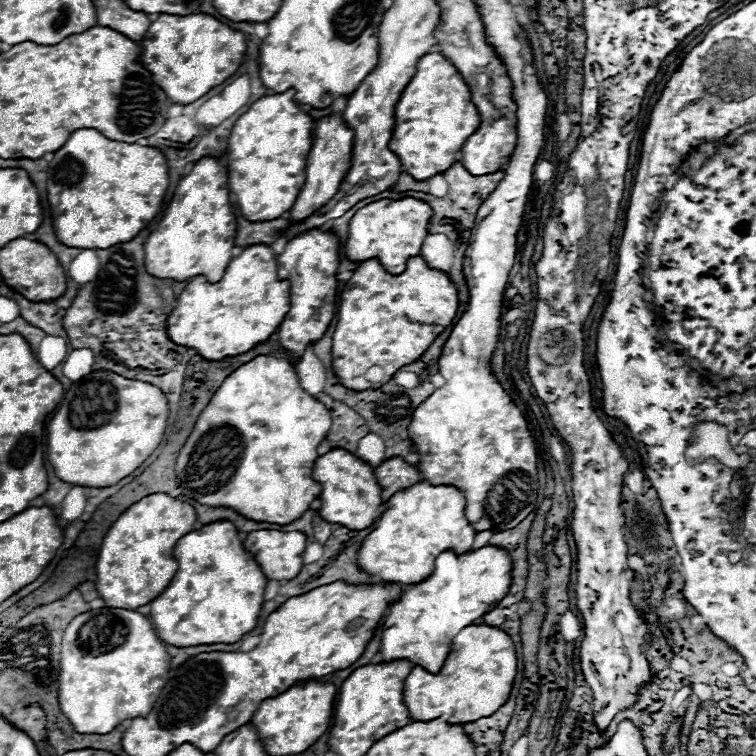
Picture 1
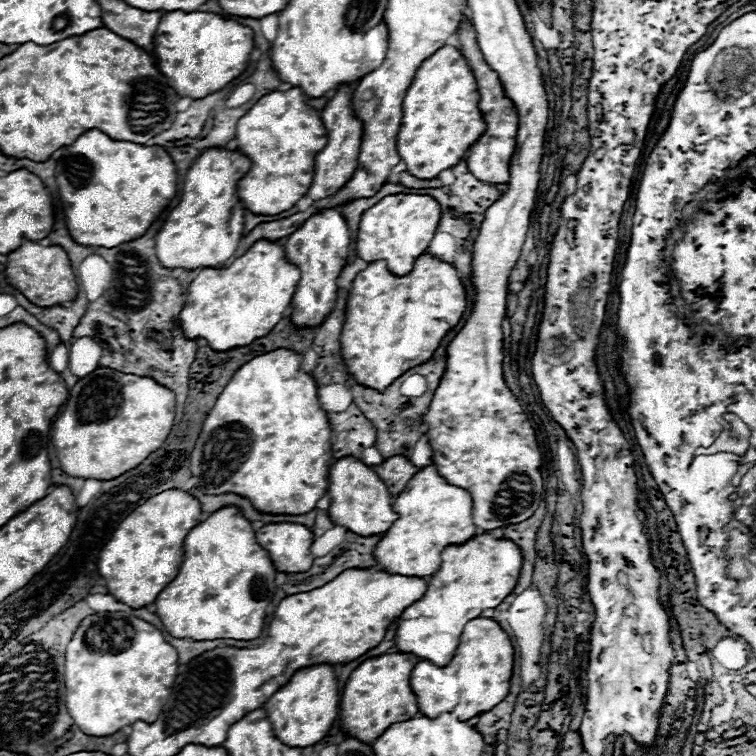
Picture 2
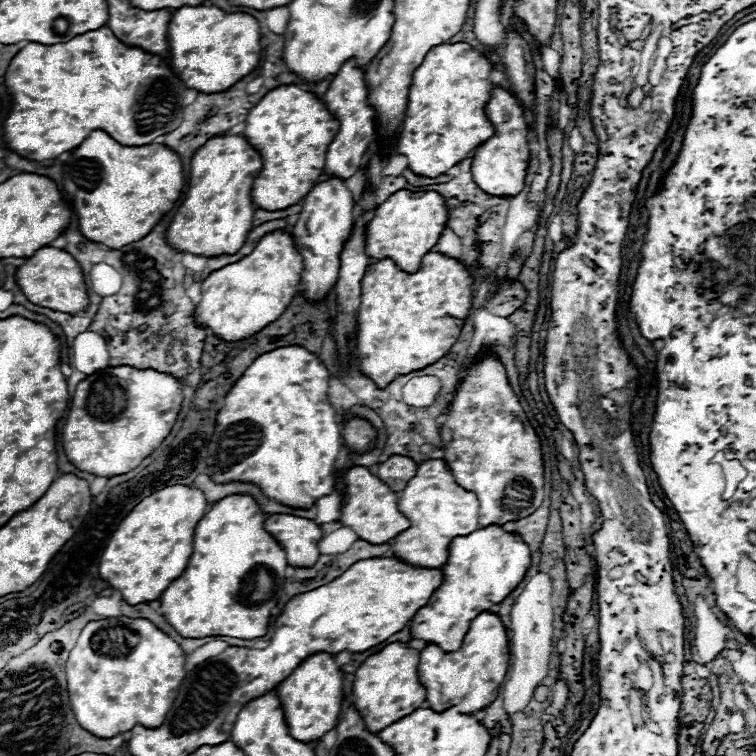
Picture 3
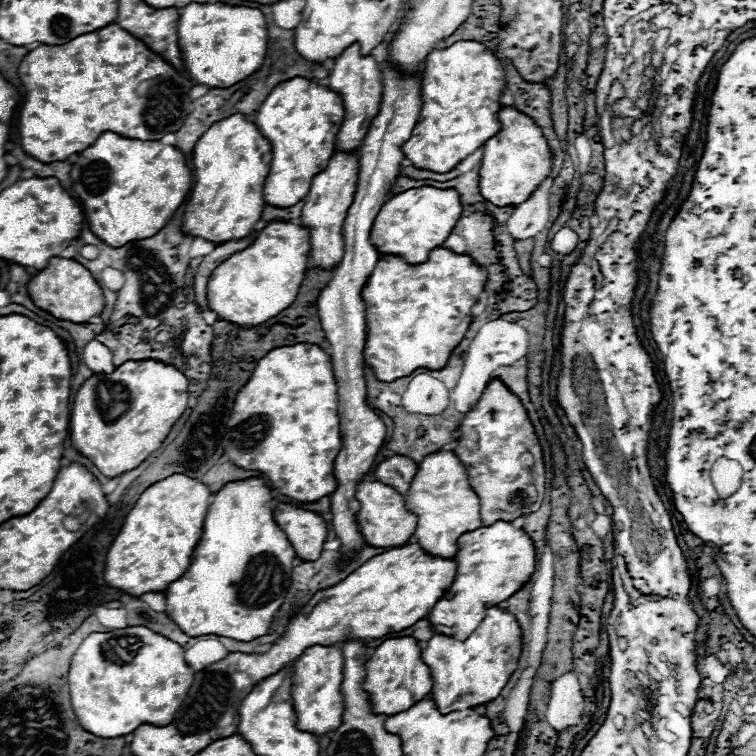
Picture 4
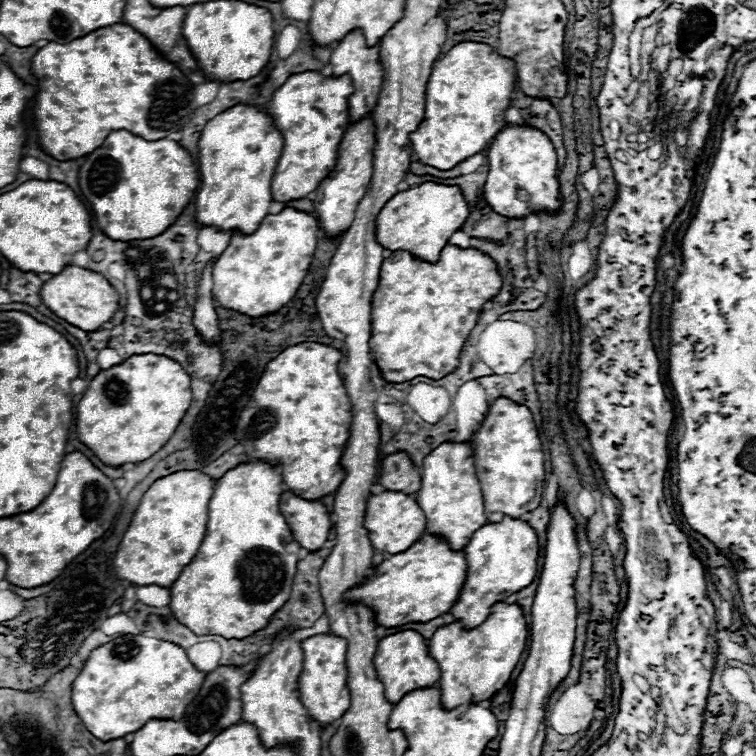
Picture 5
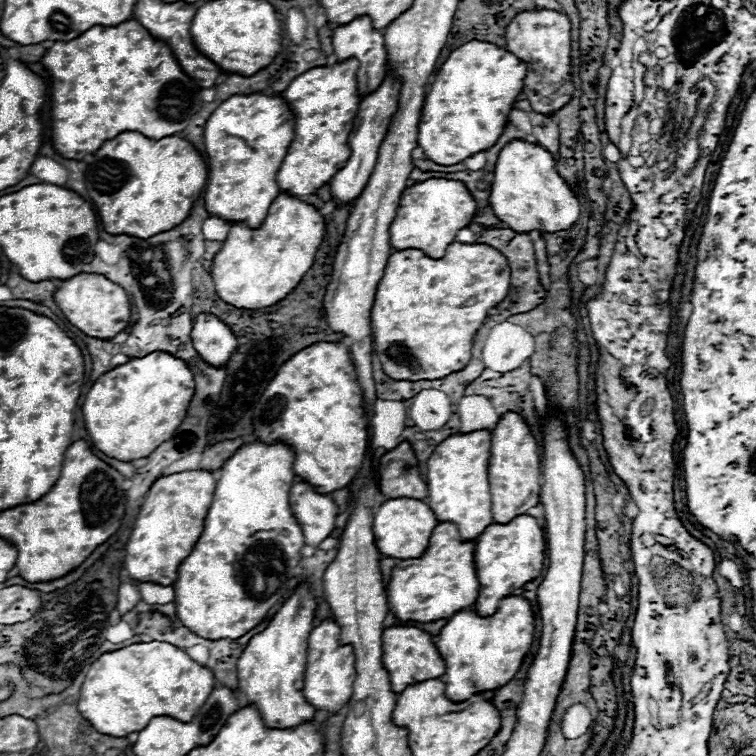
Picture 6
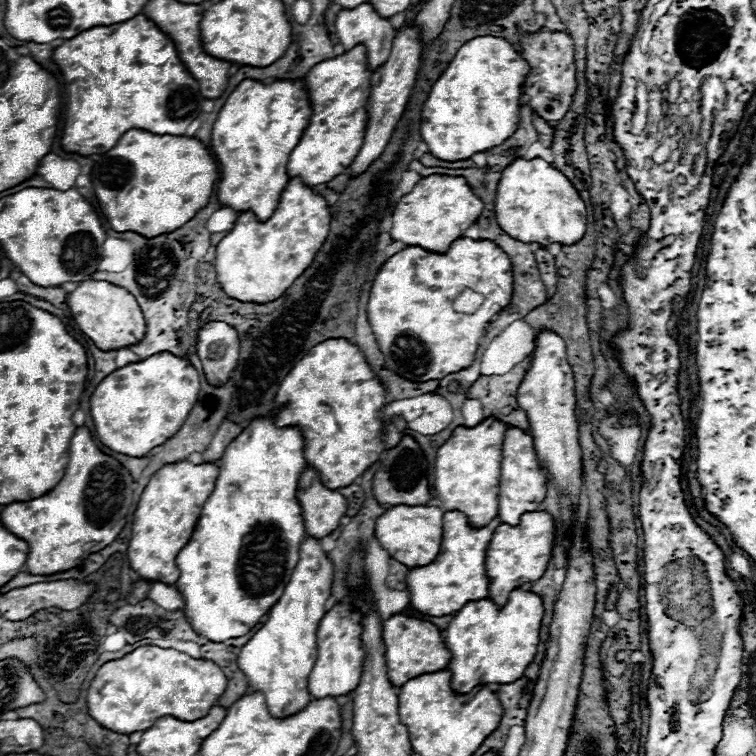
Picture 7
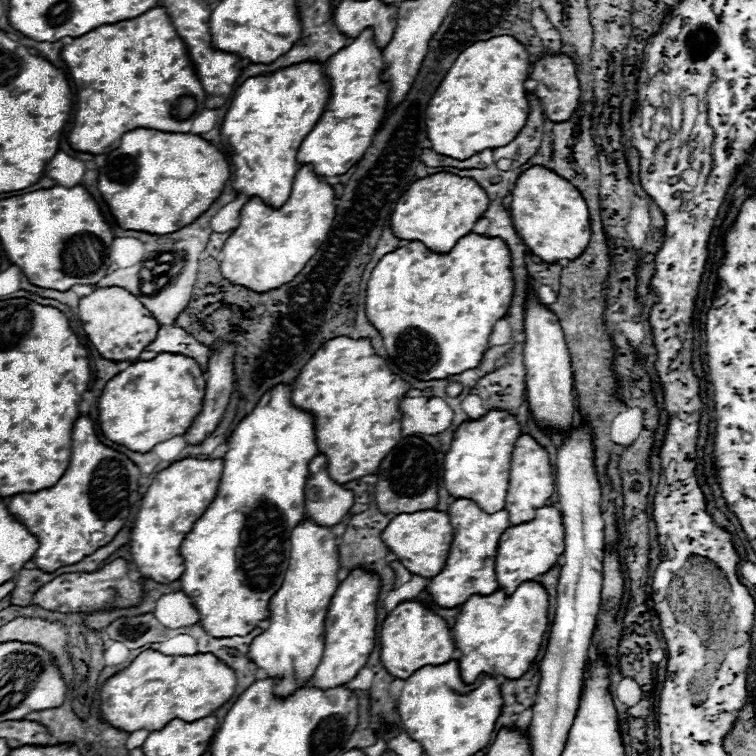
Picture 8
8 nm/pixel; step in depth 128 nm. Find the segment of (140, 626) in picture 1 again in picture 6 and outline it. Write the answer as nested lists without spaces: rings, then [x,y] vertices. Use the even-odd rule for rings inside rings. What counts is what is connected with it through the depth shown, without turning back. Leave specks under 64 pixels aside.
[[[142,642],[132,644],[116,652],[102,654],[88,670],[86,680],[80,688],[78,712],[100,732],[108,736],[128,736],[130,732],[144,730],[154,716],[170,716],[180,722],[190,722],[198,710],[204,706],[214,688],[212,672],[194,662],[182,648],[168,642]]]

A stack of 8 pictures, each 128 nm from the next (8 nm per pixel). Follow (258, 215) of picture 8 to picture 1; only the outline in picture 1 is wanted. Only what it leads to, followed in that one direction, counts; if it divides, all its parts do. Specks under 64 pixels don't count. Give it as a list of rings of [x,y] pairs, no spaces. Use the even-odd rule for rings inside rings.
[[[254,244],[248,246],[240,256],[232,258],[222,280],[220,282],[208,282],[204,276],[196,276],[186,284],[182,294],[178,296],[176,308],[172,310],[168,318],[168,336],[172,342],[196,348],[198,354],[202,354],[206,360],[222,360],[226,356],[236,356],[252,350],[256,344],[268,340],[278,324],[282,324],[284,316],[290,308],[290,284],[288,280],[278,280],[278,264],[276,254],[270,246]]]

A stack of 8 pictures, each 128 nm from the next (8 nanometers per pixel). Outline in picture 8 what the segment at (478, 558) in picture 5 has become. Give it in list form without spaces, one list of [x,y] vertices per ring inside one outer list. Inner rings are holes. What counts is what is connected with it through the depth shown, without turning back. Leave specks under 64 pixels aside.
[[[542,506],[536,510],[536,518],[518,526],[510,526],[498,546],[496,554],[496,576],[500,588],[512,594],[522,582],[534,580],[558,564],[558,556],[564,552],[564,524],[562,512],[554,506]]]

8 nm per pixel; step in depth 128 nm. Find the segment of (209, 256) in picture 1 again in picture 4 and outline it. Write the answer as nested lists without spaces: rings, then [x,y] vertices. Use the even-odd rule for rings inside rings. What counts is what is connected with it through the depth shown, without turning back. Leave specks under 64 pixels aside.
[[[244,114],[228,116],[228,120],[218,120],[196,142],[192,164],[194,164],[194,188],[192,188],[192,196],[188,198],[184,218],[182,218],[182,230],[186,234],[200,236],[216,244],[224,244],[228,240],[240,240],[252,234],[254,224],[260,220],[262,210],[266,208],[262,192],[264,192],[264,182],[272,164],[272,146],[262,136],[258,126],[250,122]]]

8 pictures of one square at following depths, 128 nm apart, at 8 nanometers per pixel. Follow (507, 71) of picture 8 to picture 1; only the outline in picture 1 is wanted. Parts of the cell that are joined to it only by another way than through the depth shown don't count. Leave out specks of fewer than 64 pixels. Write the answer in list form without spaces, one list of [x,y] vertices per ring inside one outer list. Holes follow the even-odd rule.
[[[440,52],[426,54],[418,60],[416,64],[416,74],[412,76],[410,84],[404,88],[398,104],[396,104],[396,124],[394,124],[394,134],[392,140],[388,142],[388,148],[400,158],[404,172],[408,172],[416,180],[428,180],[444,170],[448,170],[452,164],[456,164],[458,152],[464,146],[464,140],[476,132],[480,126],[480,114],[476,106],[472,104],[472,94],[460,72],[456,72],[454,64]]]

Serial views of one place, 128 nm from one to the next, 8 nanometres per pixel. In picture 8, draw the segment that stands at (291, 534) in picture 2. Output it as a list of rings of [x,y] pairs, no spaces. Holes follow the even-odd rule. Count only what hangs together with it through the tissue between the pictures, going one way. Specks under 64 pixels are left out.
[[[316,454],[306,482],[306,514],[320,526],[336,526],[352,508],[354,492],[328,476],[328,462]]]

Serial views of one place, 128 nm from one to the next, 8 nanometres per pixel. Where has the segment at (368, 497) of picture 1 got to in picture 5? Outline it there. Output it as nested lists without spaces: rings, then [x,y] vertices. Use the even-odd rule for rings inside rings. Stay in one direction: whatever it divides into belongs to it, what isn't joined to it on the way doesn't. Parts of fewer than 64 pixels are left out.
[[[386,490],[380,496],[368,498],[364,528],[368,530],[370,542],[376,550],[388,552],[388,554],[398,554],[398,552],[406,552],[416,540],[420,540],[420,536],[426,534],[426,516],[412,496]]]

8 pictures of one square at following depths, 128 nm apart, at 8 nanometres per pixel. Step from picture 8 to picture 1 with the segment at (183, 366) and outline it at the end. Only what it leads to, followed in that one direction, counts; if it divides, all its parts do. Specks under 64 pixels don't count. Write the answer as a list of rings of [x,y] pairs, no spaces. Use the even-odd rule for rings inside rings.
[[[94,370],[76,380],[64,394],[54,418],[48,422],[48,460],[60,480],[80,486],[104,488],[120,482],[132,474],[162,442],[166,420],[170,414],[168,398],[164,392],[148,382],[130,380],[108,370]]]

